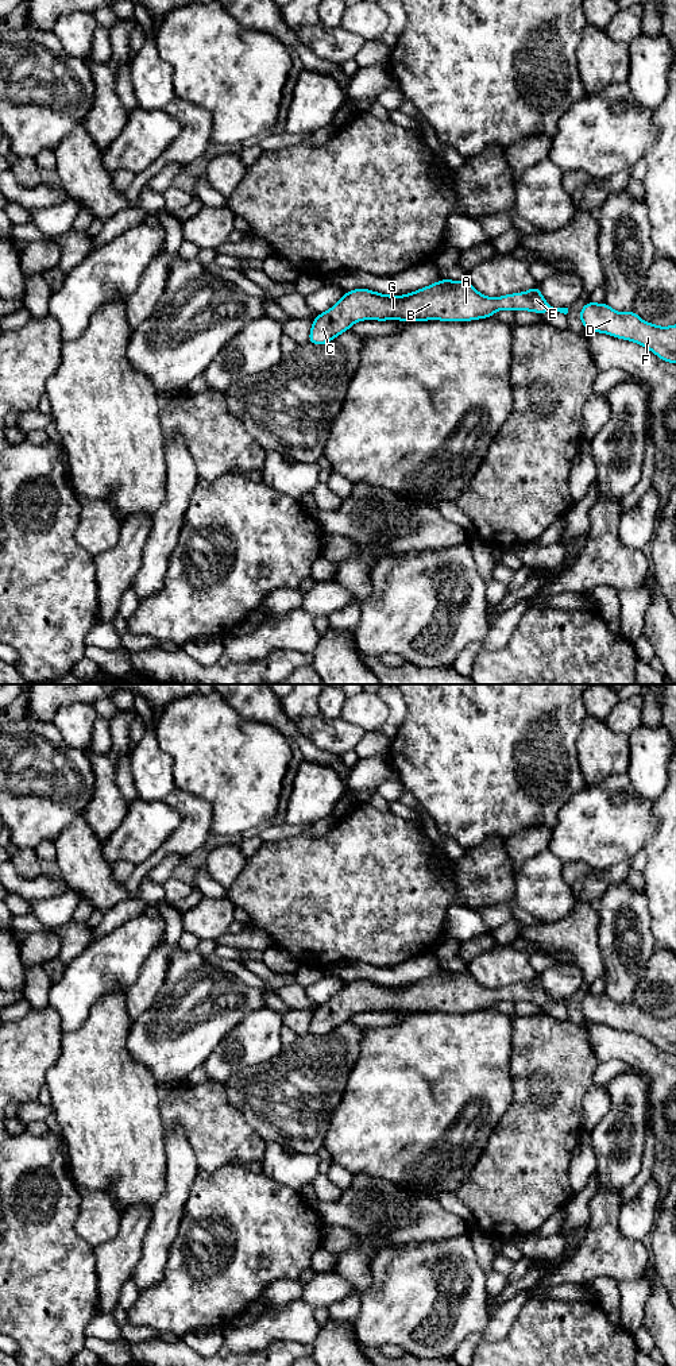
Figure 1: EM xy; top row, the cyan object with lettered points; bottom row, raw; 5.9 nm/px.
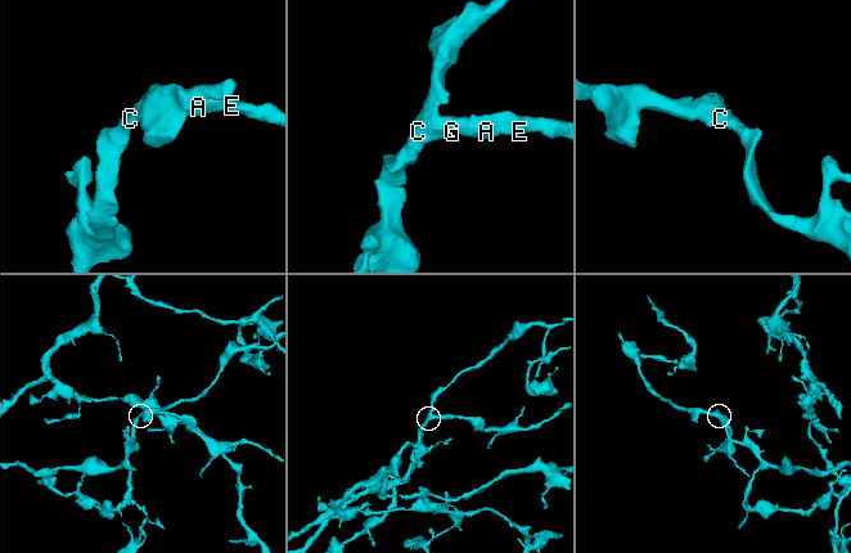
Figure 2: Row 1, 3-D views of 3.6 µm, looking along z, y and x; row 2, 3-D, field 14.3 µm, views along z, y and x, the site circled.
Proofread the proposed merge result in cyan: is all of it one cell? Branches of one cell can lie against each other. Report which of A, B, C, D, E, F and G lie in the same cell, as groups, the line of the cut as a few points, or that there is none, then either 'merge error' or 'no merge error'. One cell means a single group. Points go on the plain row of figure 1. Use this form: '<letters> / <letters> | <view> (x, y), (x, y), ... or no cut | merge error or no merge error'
A B C D E F G | no cut | no merge error

